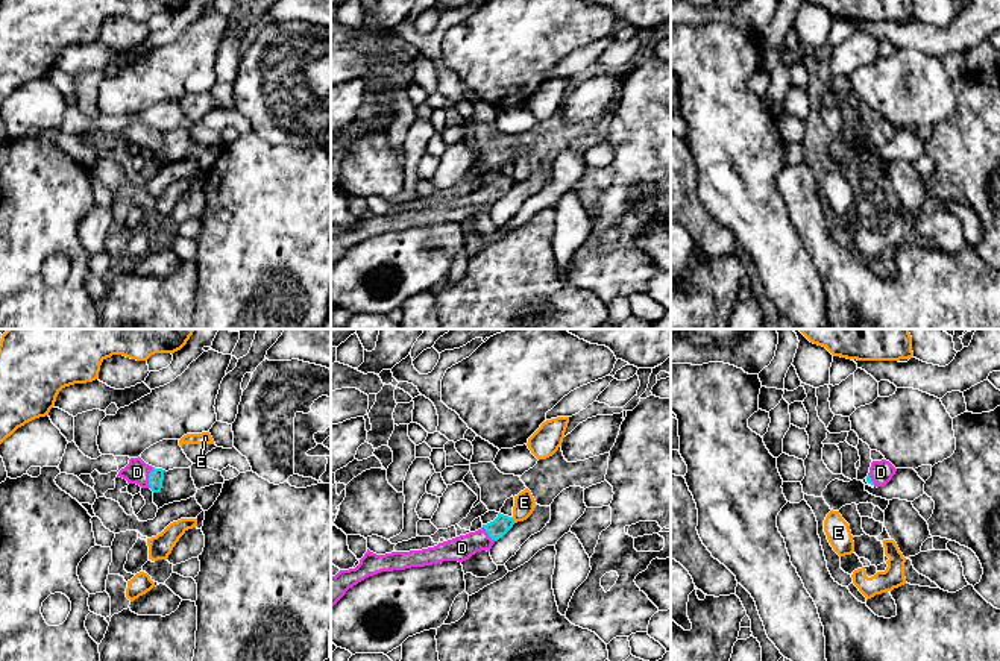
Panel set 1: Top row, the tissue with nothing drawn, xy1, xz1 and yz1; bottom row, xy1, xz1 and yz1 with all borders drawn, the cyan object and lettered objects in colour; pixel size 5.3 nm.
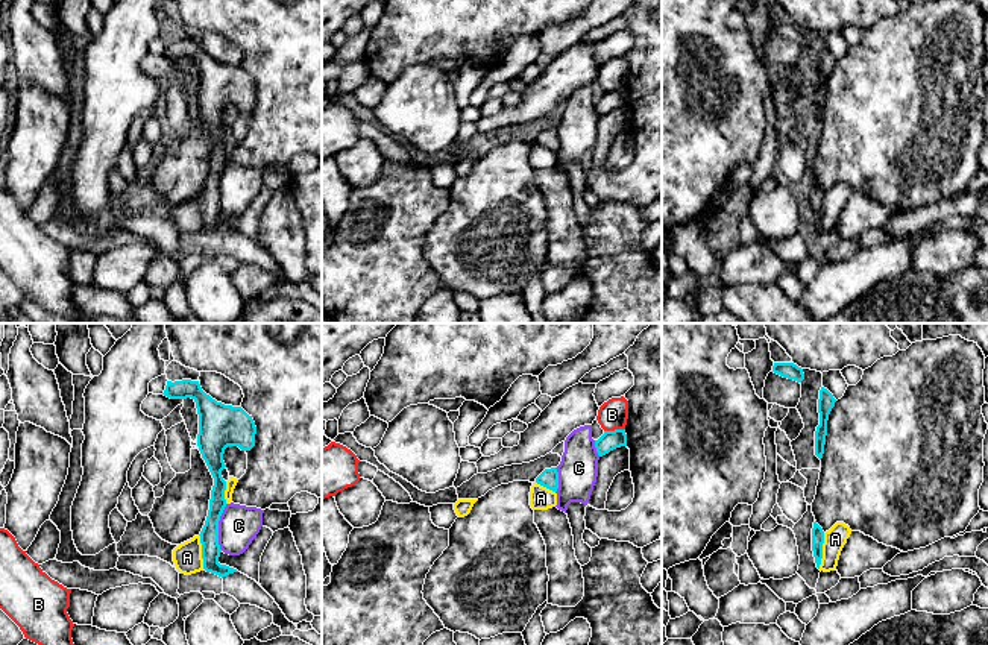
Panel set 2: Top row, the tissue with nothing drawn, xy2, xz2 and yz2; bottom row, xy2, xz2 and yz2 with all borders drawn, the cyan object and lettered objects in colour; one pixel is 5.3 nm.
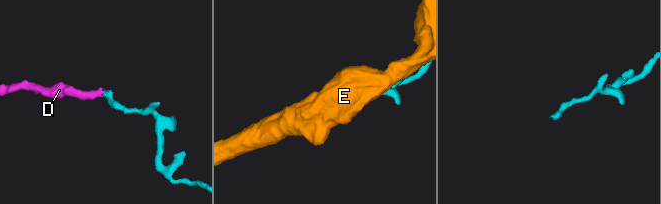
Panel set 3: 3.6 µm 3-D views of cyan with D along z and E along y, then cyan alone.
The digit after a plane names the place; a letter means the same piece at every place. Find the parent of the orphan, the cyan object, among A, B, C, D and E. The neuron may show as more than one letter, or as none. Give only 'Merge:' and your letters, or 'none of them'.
Merge: D

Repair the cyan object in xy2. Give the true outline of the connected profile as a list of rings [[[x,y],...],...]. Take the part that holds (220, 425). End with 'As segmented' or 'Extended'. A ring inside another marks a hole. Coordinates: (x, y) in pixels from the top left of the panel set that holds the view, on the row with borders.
[[[167,381],[162,395],[170,399],[191,398],[196,402],[199,414],[197,446],[214,478],[208,516],[199,534],[203,569],[223,578],[238,572],[234,568],[219,563],[222,552],[219,545],[219,521],[226,507],[226,481],[222,477],[222,470],[226,467],[223,454],[228,446],[250,451],[255,446],[256,426],[252,416],[241,407],[217,402],[202,390],[199,381]]]. As segmented

